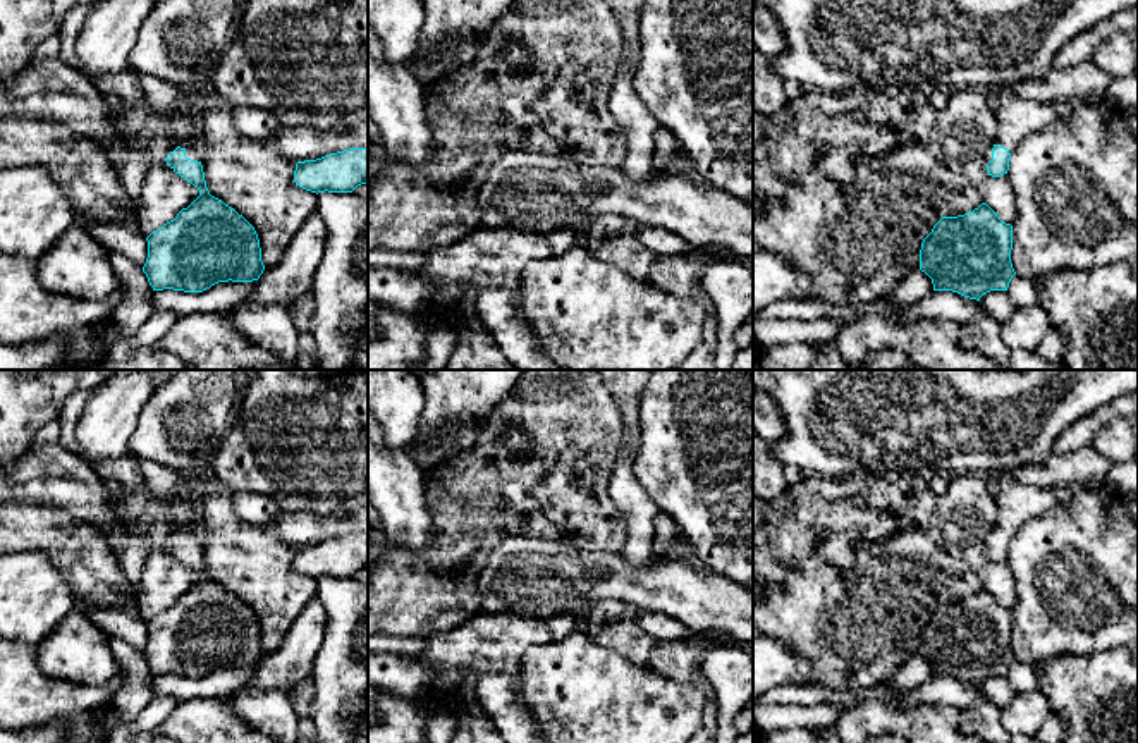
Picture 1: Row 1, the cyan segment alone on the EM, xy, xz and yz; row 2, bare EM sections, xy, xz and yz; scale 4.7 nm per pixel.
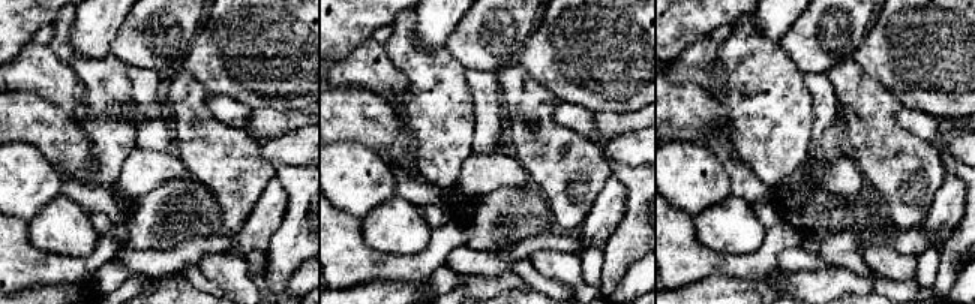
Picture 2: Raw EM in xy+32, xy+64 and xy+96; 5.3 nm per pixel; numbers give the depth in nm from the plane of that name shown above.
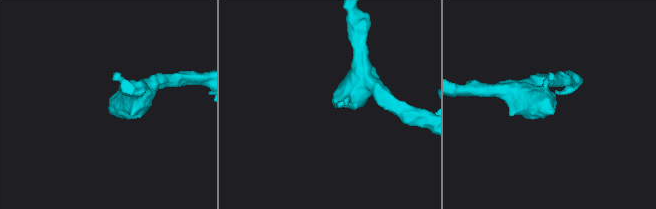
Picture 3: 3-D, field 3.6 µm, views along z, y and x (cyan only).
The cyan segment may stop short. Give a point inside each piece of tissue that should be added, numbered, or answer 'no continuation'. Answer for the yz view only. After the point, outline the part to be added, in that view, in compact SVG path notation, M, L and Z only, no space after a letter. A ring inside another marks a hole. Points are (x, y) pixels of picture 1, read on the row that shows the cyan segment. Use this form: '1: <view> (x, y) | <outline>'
1: yz (1016, 117) | M997 86L988 91L990 107L997 119L995 144L1004 146L1013 153L1018 143L1037 131L1045 129L1069 114L1090 98L1071 98L1052 105L1042 105L1028 100L1019 100L1009 86Z

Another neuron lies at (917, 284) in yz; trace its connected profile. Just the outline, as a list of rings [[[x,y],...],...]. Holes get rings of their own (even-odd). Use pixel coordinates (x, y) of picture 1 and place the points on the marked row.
[[[913,270],[887,294],[887,298],[897,304],[911,306],[920,303],[932,291],[932,279],[921,270]]]

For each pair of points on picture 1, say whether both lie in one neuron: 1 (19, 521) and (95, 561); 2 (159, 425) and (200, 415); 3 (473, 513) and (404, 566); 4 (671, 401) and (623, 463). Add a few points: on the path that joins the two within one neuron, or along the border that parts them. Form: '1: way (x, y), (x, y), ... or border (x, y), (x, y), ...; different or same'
1: way (40, 527), (59, 534), (71, 544), (79, 544); same
2: way (169, 425), (179, 425), (189, 415); same
3: way (461, 532), (423, 566); same
4: border (638, 403), (640, 446), (633, 475), (642, 484); different

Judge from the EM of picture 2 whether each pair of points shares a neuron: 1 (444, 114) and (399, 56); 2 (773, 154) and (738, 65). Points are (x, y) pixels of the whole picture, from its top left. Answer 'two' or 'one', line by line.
1: one
2: one

